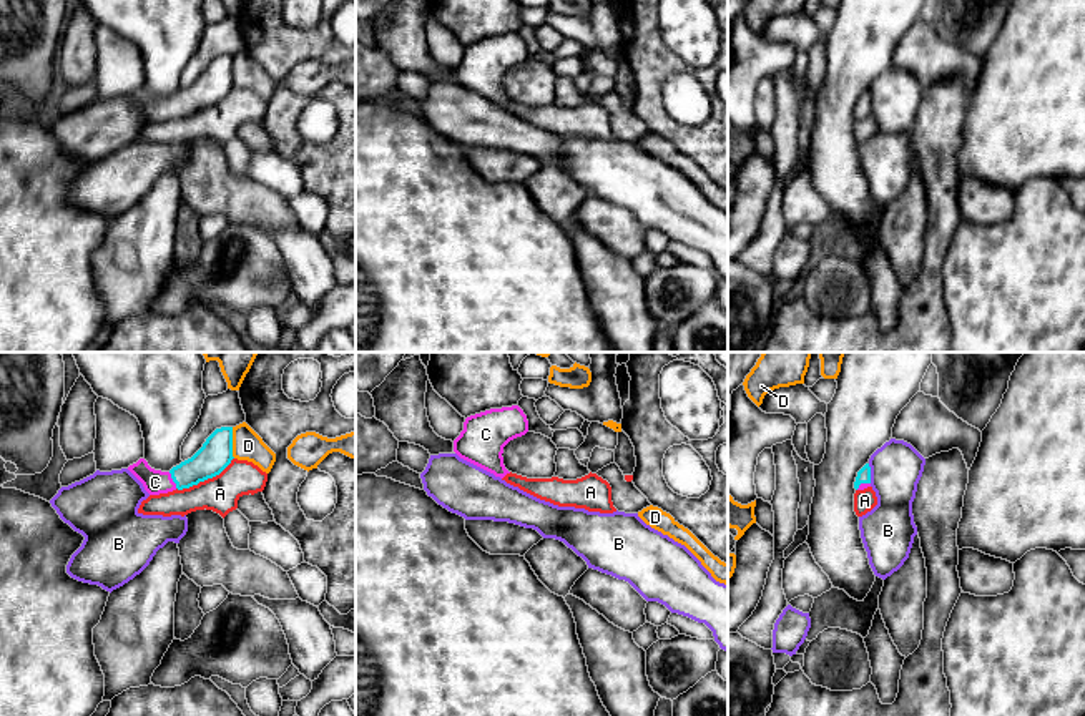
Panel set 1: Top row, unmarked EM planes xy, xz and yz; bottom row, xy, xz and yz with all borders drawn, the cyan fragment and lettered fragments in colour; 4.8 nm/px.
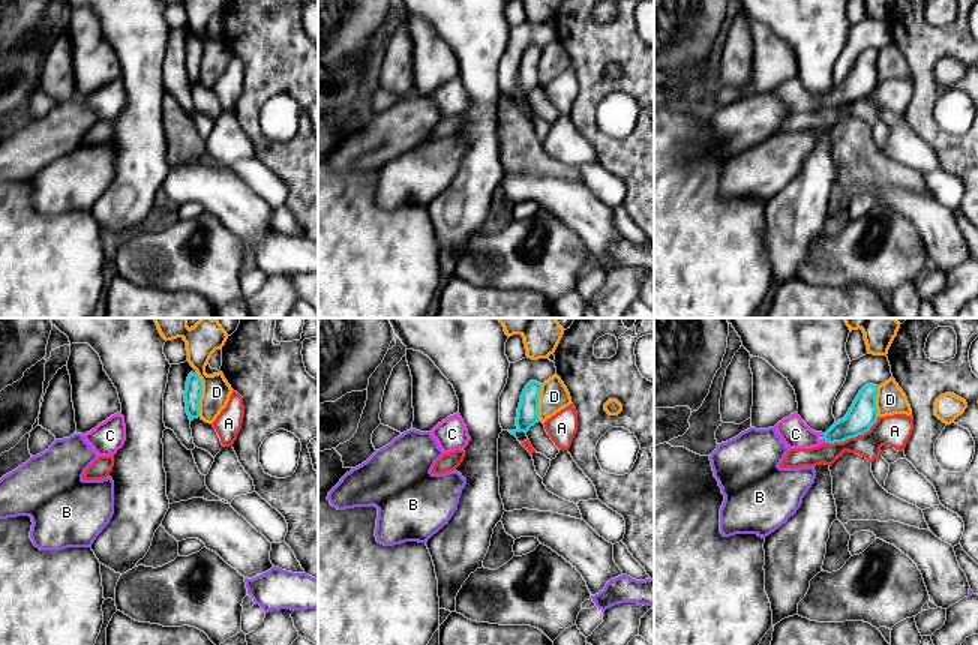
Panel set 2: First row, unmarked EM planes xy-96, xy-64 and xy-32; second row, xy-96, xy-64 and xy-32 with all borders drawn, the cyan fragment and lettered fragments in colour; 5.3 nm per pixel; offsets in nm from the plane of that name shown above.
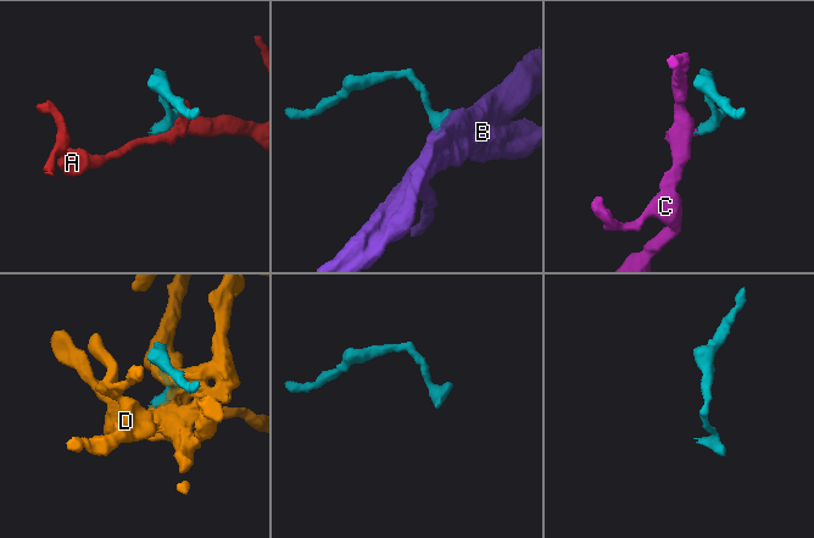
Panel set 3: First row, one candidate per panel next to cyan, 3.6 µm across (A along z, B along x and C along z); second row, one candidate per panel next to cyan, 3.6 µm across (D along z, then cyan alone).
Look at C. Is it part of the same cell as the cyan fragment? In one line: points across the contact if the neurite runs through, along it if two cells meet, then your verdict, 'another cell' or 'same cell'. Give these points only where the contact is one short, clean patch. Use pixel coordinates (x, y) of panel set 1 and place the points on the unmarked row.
across xy (215, 83), (198, 97), (173, 108), (155, 110) | same cell

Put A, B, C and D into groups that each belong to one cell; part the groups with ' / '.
A / B / C / D

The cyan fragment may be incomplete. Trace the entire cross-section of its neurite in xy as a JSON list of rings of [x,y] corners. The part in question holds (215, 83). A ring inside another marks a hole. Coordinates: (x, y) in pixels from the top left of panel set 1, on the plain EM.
[[[233,55],[216,56],[203,75],[169,100],[155,98],[145,86],[128,98],[143,111],[150,123],[189,116],[219,103],[233,88]]]

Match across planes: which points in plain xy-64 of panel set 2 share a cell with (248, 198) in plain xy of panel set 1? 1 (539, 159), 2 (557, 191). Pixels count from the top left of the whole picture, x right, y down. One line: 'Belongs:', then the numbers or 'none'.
Belongs: 1

